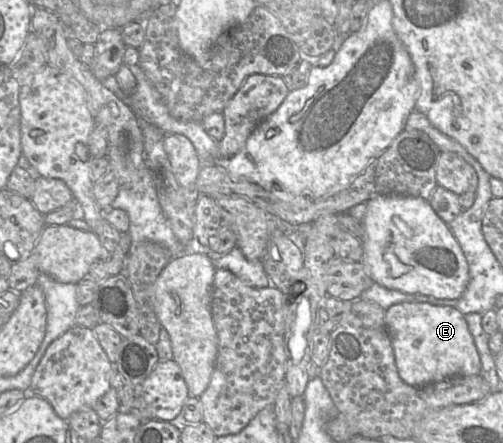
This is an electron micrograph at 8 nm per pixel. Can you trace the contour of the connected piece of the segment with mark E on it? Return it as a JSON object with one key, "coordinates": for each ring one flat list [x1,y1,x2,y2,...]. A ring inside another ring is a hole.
{"coordinates":[[421,302,394,304,385,311,385,323,390,334,395,363,400,378,408,385,422,387,455,376,475,376,482,373,482,365,465,316,451,306]]}

